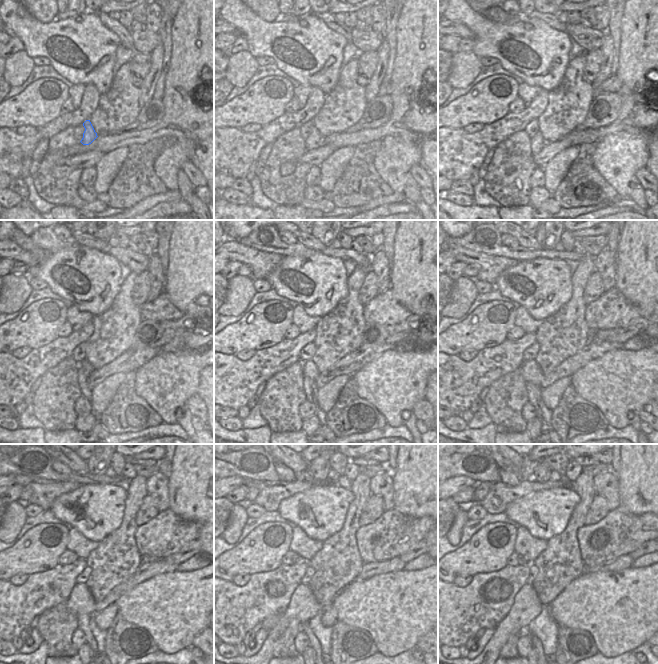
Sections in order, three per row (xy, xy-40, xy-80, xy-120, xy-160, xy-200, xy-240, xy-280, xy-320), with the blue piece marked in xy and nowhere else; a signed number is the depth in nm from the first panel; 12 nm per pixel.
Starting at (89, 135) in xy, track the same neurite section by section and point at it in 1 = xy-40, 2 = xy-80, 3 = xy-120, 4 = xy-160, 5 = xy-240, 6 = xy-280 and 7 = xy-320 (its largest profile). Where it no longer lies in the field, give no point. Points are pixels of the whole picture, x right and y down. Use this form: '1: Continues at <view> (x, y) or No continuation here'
1: Continues at xy-40 (314, 140)
2: Continues at xy-80 (537, 142)
3: Continues at xy-120 (85, 368)
4: Continues at xy-160 (309, 386)
5: Continues at xy-240 (83, 620)
6: Continues at xy-280 (313, 641)
7: Continues at xy-320 (537, 644).

